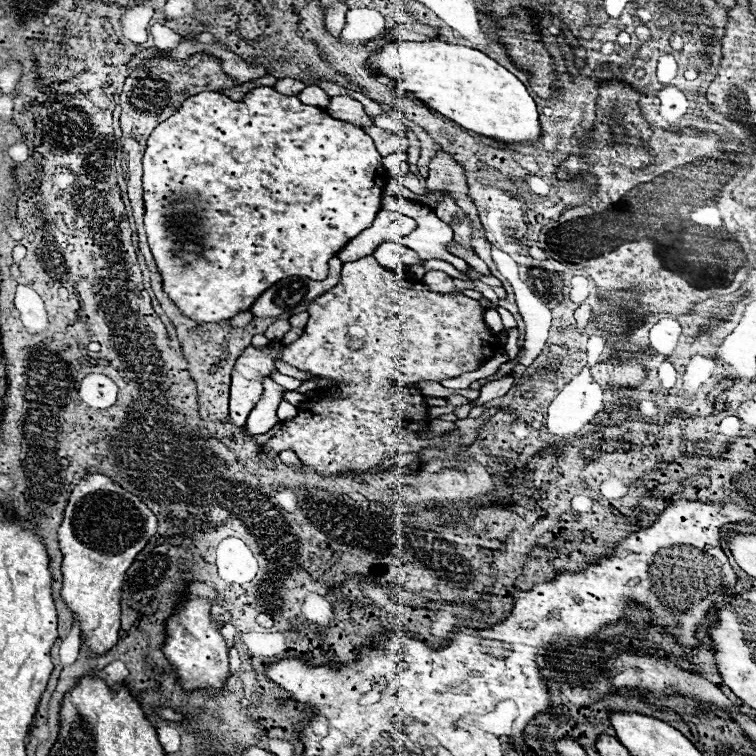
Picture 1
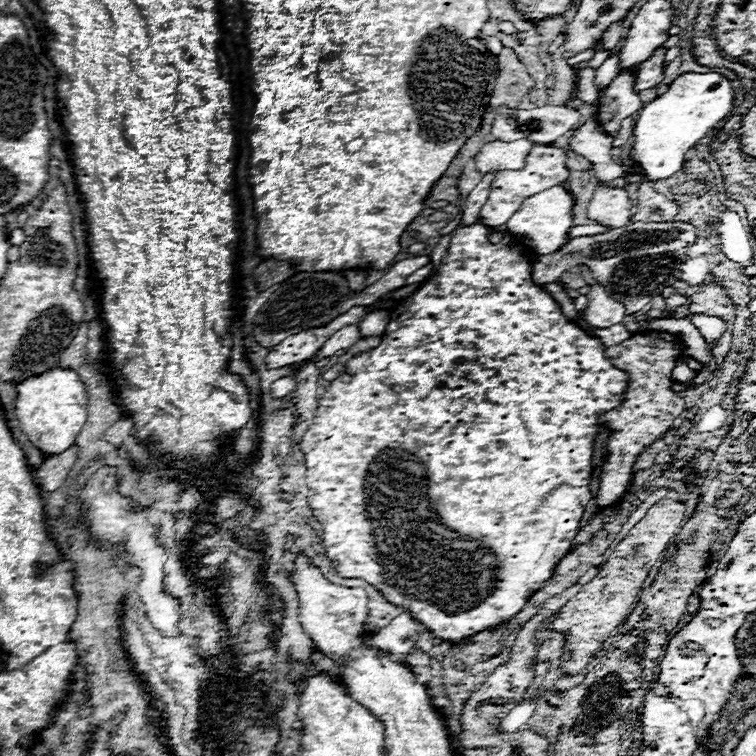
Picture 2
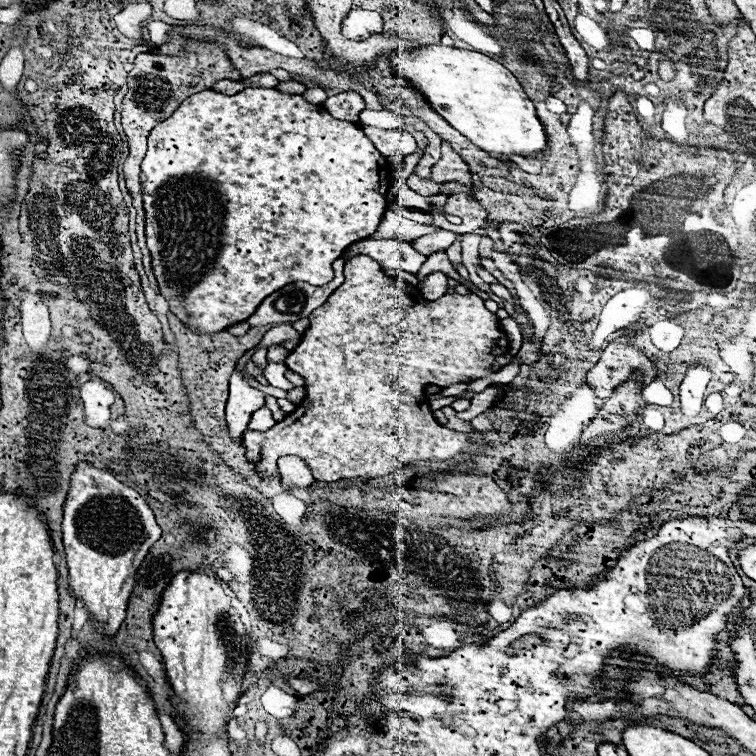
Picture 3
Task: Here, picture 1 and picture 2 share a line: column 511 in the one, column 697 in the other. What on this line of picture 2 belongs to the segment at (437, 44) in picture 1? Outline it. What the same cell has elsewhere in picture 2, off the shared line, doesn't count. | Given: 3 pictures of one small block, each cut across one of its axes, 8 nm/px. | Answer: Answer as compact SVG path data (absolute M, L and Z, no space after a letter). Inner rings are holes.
M684 72L680 74L664 94L654 98L650 104L642 106L638 122L634 126L634 146L630 152L630 158L634 162L634 168L640 174L646 174L650 180L662 180L672 176L684 166L684 156L690 148L698 144L700 138L704 138L720 120L724 120L734 106L734 90L732 84L726 76L718 72L708 72L708 74L698 74L698 72Z

